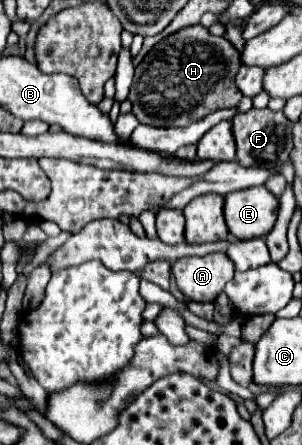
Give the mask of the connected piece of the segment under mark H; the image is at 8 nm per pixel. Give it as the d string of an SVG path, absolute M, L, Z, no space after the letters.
M196 24L190 28L184 28L162 42L158 42L148 56L136 66L134 82L130 88L128 100L132 102L132 114L138 118L140 124L148 126L186 126L194 120L202 120L210 112L216 112L220 108L236 108L236 104L242 100L242 94L238 92L234 78L240 68L240 54L238 50L222 36L212 36L204 26Z

